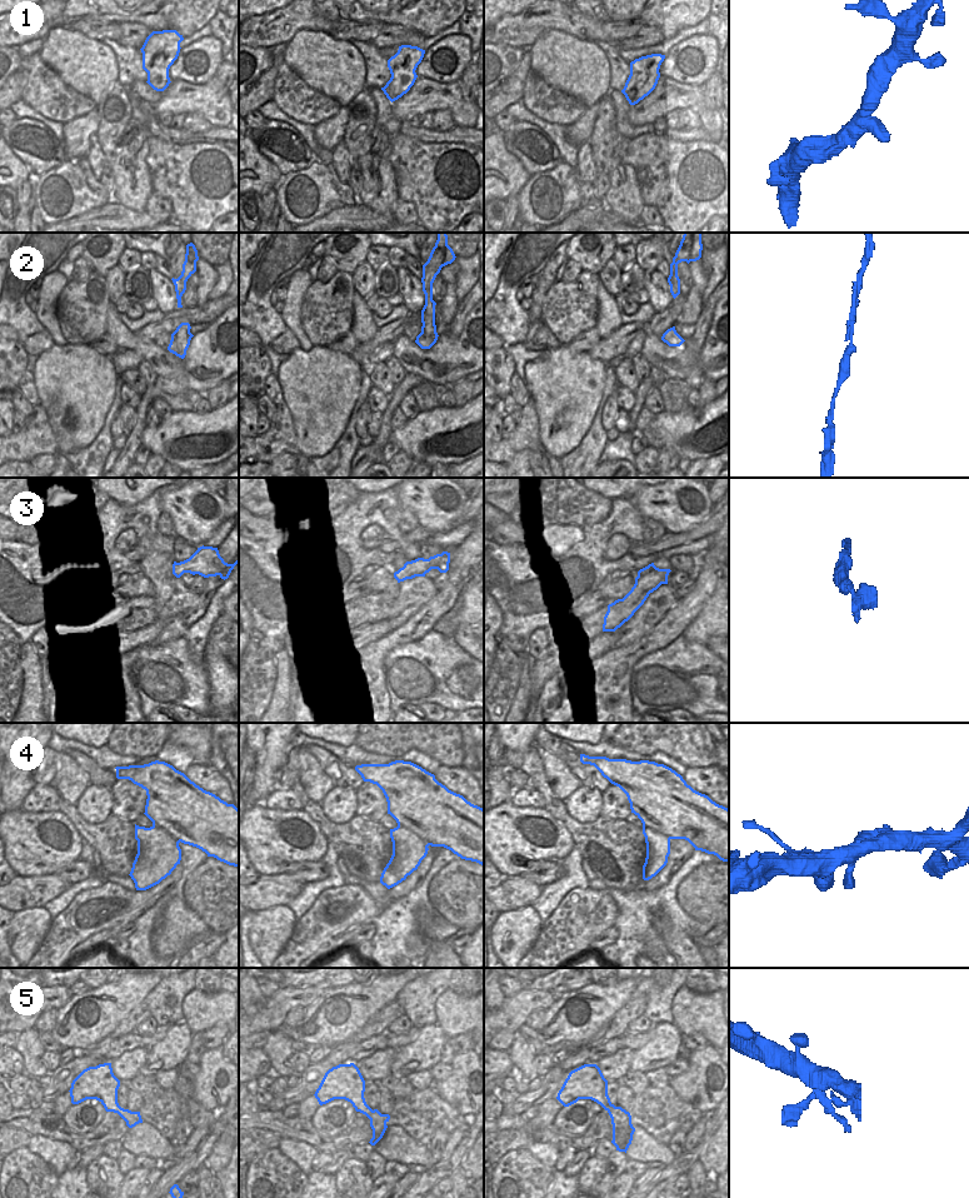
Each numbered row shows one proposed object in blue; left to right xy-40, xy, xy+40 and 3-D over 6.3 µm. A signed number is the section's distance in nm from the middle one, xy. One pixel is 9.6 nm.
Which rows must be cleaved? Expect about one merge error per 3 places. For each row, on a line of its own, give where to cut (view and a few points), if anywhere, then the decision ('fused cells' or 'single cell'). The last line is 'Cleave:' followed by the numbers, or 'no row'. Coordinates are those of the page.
1: no cut; single cell
2: no cut; single cell
3: no cut; single cell
4: no cut; single cell
5: cut in xy along (373, 1111), (370, 1119); fused cells
Cleave: 5

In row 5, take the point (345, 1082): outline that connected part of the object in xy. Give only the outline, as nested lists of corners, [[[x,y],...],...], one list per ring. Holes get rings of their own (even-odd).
[[[350,1063],[329,1069],[314,1095],[320,1105],[334,1099],[345,1099],[353,1104],[356,1112],[371,1119],[373,1109],[366,1104],[364,1092],[365,1080],[359,1068]]]

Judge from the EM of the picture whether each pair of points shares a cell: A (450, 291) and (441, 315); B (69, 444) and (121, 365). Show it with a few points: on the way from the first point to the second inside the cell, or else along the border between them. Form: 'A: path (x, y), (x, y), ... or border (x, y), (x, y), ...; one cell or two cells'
A: path (449, 298), (446, 309); one cell
B: border (110, 357), (114, 370), (119, 375); two cells

